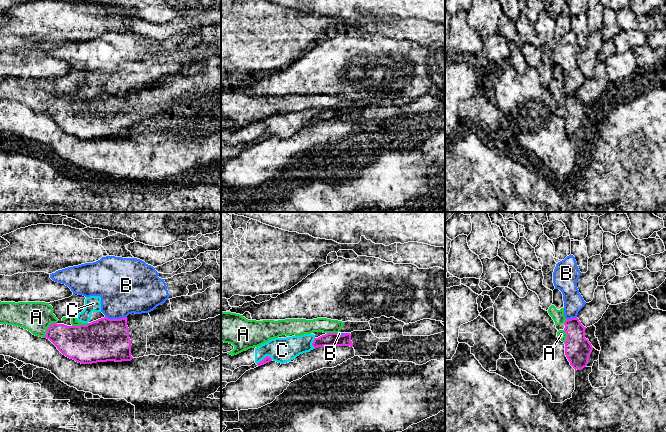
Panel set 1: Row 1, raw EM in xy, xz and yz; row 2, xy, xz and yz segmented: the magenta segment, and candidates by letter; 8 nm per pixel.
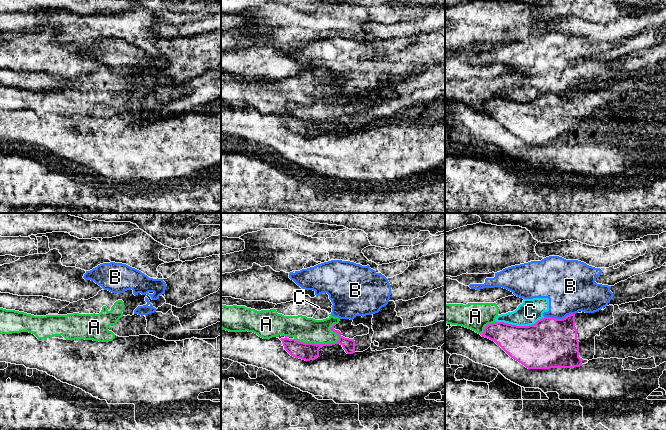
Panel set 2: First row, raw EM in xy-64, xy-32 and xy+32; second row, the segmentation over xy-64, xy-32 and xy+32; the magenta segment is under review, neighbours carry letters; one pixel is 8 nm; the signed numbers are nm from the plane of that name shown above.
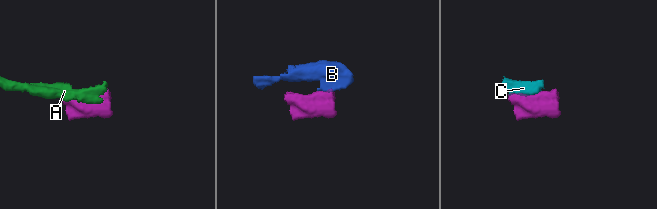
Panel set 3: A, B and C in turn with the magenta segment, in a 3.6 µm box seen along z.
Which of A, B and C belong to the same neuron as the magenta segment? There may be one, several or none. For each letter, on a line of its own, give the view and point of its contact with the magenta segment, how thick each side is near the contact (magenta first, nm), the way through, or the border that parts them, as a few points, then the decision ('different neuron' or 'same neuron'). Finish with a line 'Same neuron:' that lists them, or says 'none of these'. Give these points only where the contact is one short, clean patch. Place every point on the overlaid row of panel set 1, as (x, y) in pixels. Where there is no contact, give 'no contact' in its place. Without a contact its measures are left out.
A: meets magenta in xy at (48, 328); 280 nm thick on the magenta side, 240 nm on the other; different neuron
B: meets magenta in xy at (116, 319); 340 nm thick on the magenta side, 400 nm on the other; border along xy (105, 316), (109, 318), (126, 317); different neuron
C: meets magenta in xz at (265, 357); 60 nm thick on the magenta side, 200 nm on the other; border along xz (272, 359), (265, 356), (256, 363); different neuron
Same neuron: none of these

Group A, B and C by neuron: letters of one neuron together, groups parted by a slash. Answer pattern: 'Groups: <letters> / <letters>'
Groups: A / B C

